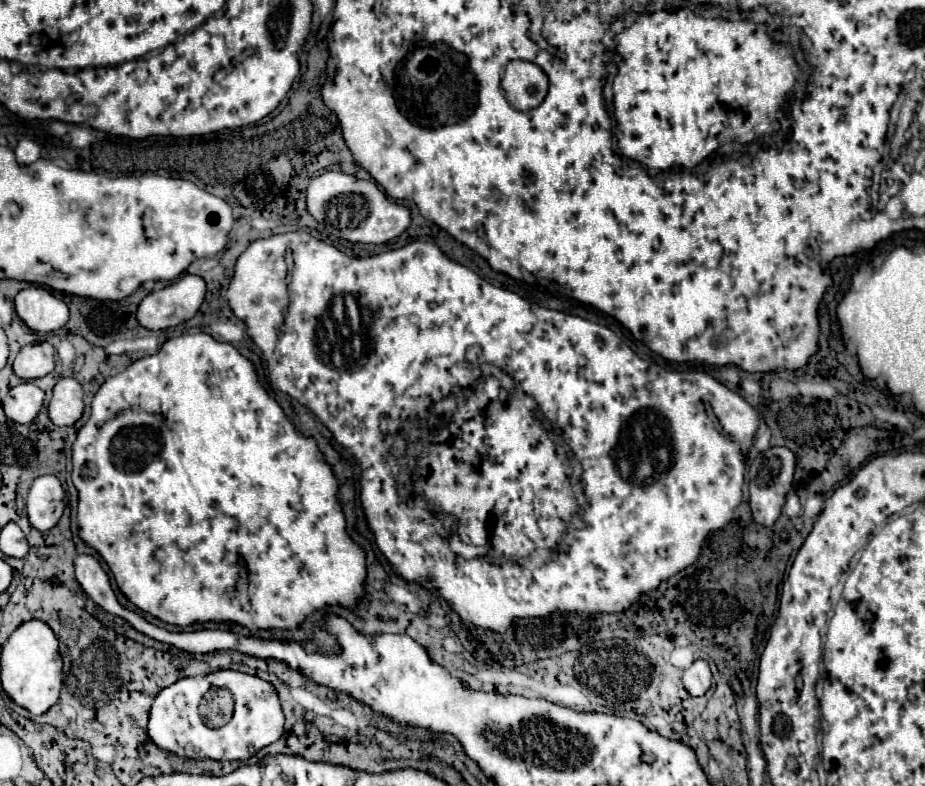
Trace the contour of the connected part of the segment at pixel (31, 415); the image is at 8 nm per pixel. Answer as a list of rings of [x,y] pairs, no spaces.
[[[24,382],[12,388],[2,404],[8,420],[18,424],[30,424],[38,416],[42,402],[44,402],[44,392],[36,384]]]

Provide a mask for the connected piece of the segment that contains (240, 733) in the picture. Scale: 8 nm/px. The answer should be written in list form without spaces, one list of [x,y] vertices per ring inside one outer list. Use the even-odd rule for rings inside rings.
[[[216,670],[206,676],[182,678],[164,688],[152,704],[148,722],[148,736],[158,748],[182,758],[212,758],[220,762],[248,760],[260,748],[274,744],[282,734],[284,714],[274,686],[238,670]],[[210,684],[226,684],[226,688],[230,688],[230,700],[234,700],[234,704],[228,704],[228,718],[218,728],[206,728],[202,716],[198,716],[198,700],[202,700],[202,692],[206,692]]]

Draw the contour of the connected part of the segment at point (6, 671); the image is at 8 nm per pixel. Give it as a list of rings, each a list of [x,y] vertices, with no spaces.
[[[22,622],[2,646],[2,688],[18,706],[32,714],[44,714],[58,702],[62,688],[62,656],[58,652],[58,638],[46,622]]]

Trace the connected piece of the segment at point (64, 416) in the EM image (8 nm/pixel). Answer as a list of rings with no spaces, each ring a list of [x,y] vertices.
[[[60,378],[54,386],[54,396],[48,404],[50,420],[56,426],[72,426],[82,418],[84,390],[74,378]]]

